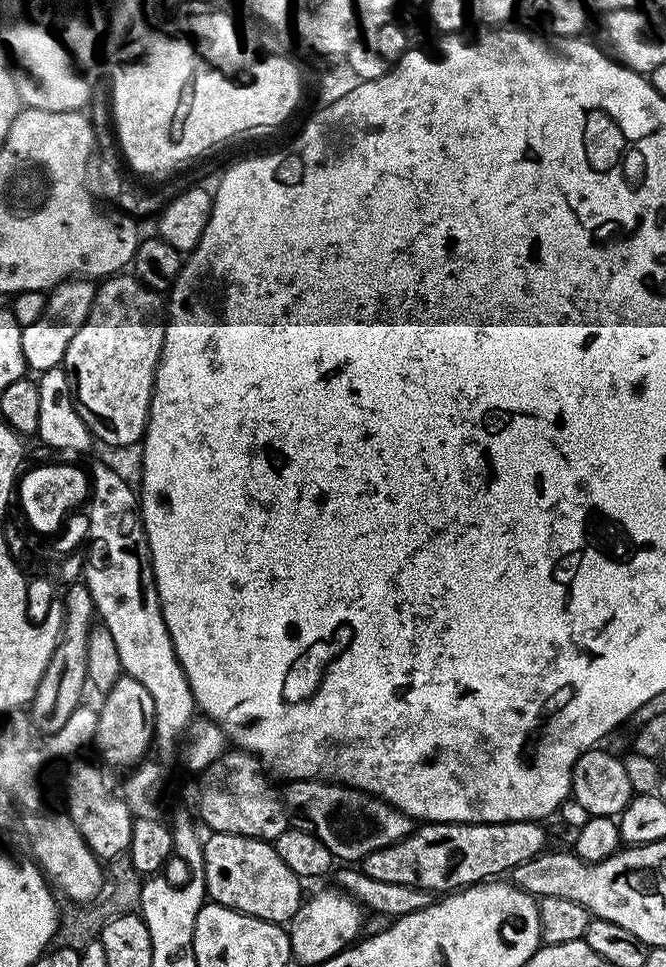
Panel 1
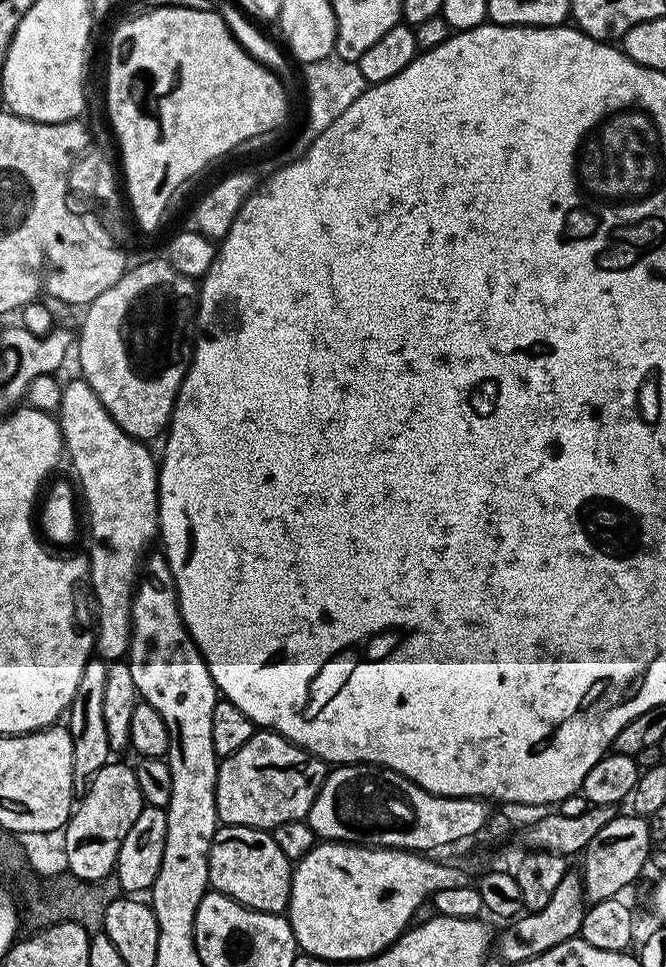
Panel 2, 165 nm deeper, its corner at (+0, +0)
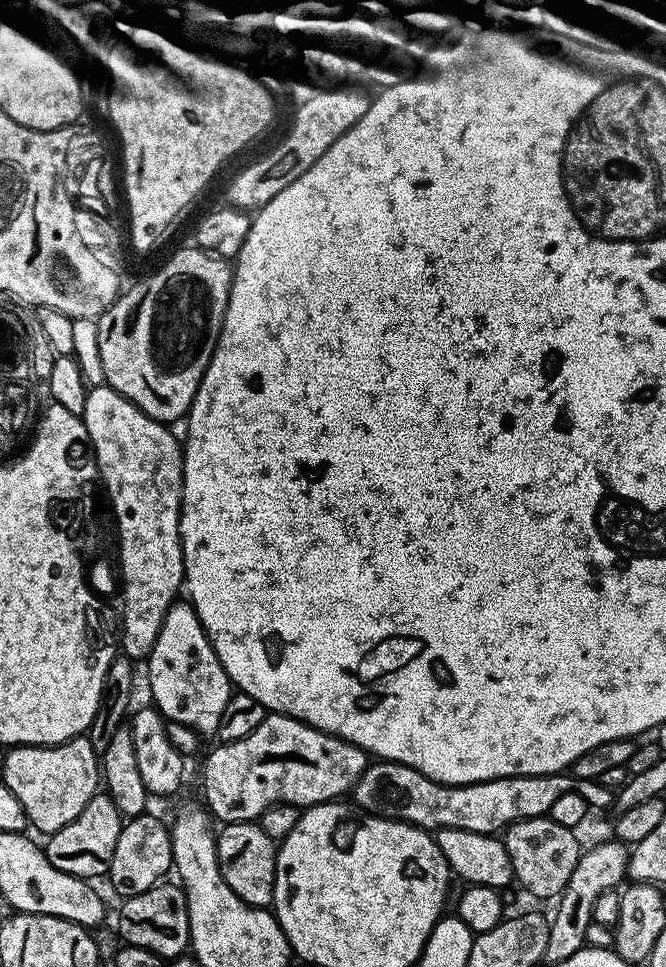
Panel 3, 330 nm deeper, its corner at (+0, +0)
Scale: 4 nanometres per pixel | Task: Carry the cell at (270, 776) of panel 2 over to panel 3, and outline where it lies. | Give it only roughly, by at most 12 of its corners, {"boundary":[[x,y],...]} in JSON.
{"boundary":[[268,712],[204,760],[207,811],[259,821],[351,793],[369,753]]}

